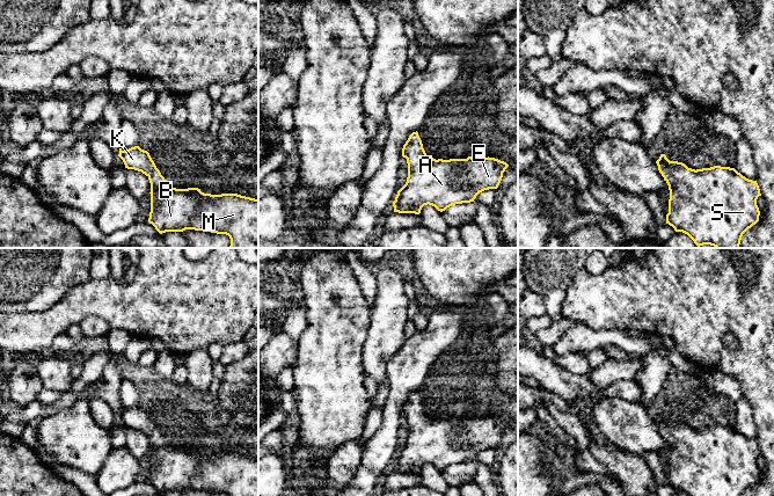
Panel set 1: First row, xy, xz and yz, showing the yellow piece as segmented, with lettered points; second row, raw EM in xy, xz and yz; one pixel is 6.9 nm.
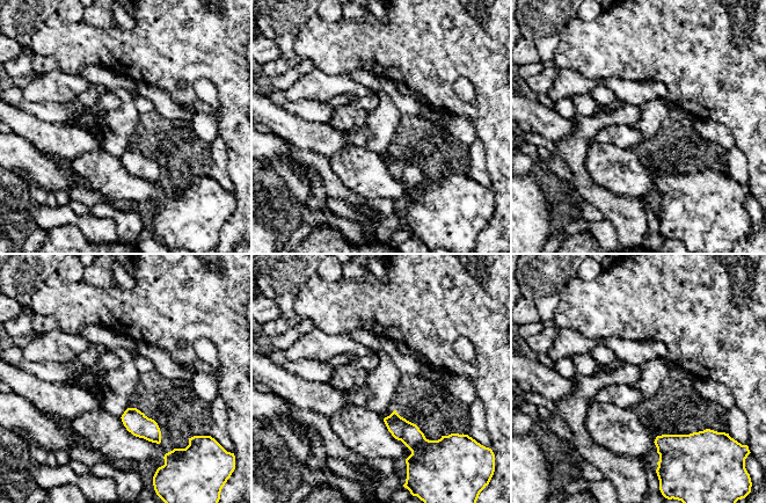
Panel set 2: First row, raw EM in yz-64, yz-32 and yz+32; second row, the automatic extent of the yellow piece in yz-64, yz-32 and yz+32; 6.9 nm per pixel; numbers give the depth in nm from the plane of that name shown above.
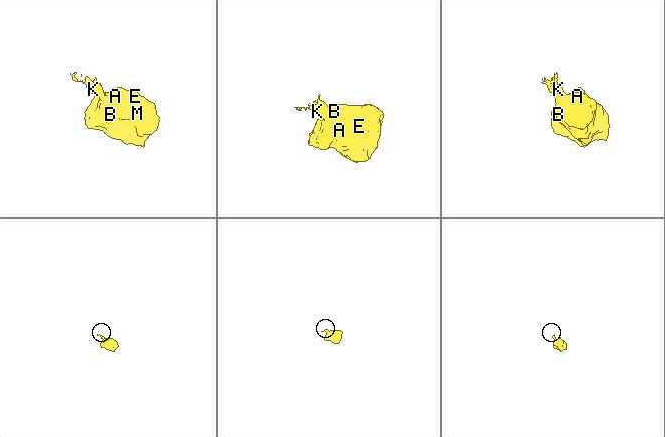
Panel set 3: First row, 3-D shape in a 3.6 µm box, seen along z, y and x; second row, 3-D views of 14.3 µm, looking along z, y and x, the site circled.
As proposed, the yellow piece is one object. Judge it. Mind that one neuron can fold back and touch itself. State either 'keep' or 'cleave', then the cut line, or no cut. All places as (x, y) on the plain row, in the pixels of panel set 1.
keep | no cut

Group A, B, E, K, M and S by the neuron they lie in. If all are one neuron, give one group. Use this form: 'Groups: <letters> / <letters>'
Groups: A B E K M S

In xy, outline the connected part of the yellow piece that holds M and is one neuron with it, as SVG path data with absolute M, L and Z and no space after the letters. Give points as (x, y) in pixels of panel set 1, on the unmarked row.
M139 406L125 410L119 408L118 416L123 420L125 428L141 431L148 437L151 443L151 472L148 482L160 494L195 489L226 494L228 496L258 496L258 459L238 453L204 453L198 447L173 447L166 442L149 413Z

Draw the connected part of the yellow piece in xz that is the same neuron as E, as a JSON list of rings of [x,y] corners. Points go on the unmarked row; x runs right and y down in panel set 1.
[[[412,392],[402,408],[407,418],[408,437],[393,461],[394,472],[419,474],[424,465],[432,465],[443,472],[447,467],[474,461],[476,455],[489,448],[497,448],[509,424],[495,417],[433,418],[424,408],[418,392]]]

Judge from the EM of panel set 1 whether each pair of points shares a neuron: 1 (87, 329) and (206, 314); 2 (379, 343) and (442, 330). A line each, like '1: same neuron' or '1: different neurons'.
1: different neurons
2: different neurons

